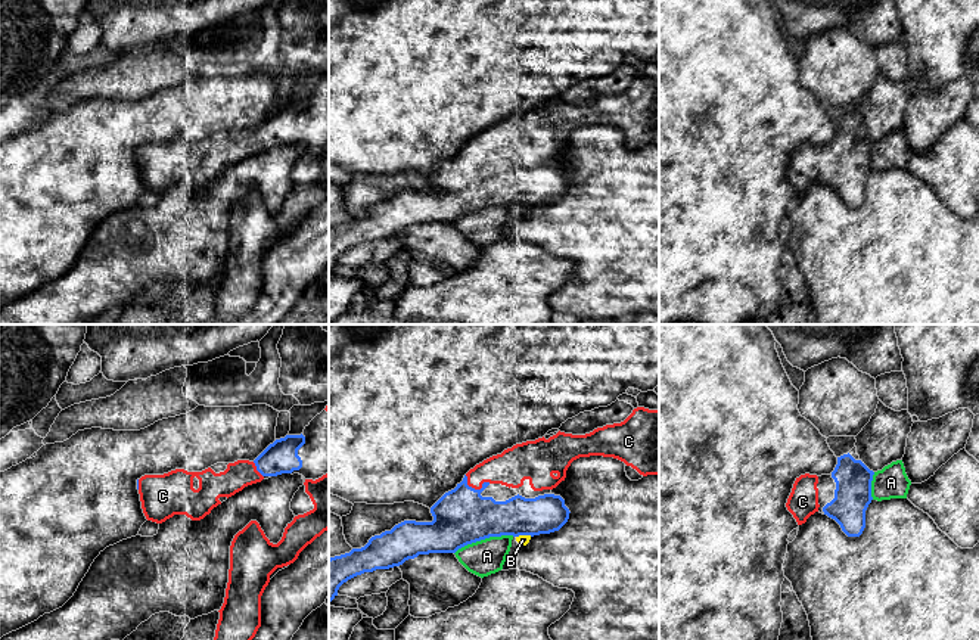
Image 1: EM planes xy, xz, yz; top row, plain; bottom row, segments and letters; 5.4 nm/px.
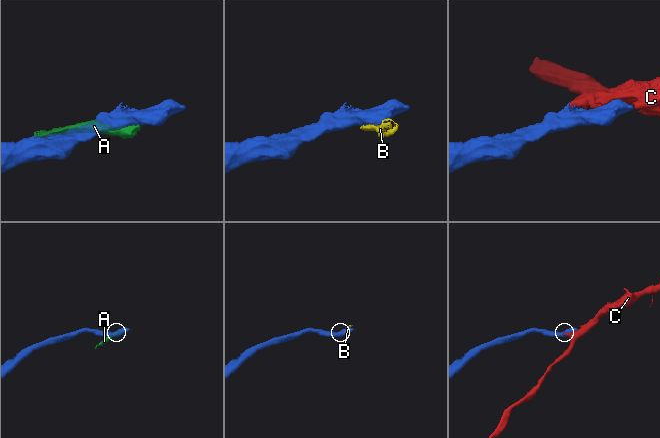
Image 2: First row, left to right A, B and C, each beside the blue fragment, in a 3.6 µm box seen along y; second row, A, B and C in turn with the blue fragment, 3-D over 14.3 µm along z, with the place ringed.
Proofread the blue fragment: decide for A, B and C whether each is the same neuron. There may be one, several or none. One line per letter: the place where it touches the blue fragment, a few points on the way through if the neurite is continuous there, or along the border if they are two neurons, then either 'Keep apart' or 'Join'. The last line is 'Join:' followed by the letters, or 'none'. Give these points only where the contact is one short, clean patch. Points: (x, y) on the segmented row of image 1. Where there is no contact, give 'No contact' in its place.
A: Touches blue at xz (484, 538). Keep apart
B: Touches blue at xz (524, 534). Keep apart
C: Touches blue at xz (474, 488). Join
Join: C

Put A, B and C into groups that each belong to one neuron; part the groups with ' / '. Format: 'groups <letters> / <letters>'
groups A B / C

